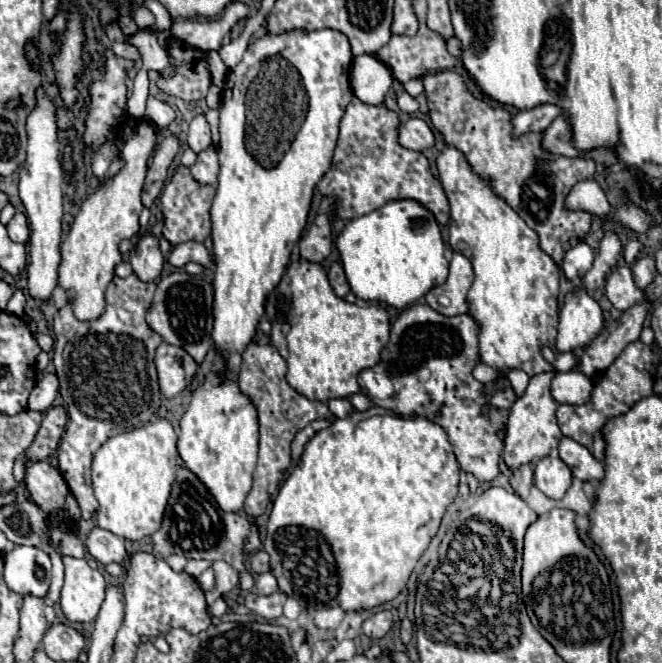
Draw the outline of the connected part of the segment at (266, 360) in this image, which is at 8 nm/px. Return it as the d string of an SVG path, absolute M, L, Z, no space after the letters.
M250 343L242 353L242 367L240 367L240 389L248 395L248 399L258 407L258 421L260 421L260 453L254 471L254 483L246 497L244 509L250 517L262 515L270 497L278 491L280 481L284 479L290 467L290 443L302 427L312 423L314 419L330 419L330 411L322 401L310 401L294 391L286 383L286 361L280 353L268 345Z

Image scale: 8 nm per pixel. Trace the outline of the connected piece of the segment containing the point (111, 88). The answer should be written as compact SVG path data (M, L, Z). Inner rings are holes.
M112 51L106 53L106 75L104 81L94 81L90 87L90 99L92 105L88 107L88 117L86 117L86 131L84 131L84 141L86 145L90 145L94 151L108 139L110 129L114 125L122 123L122 115L126 115L126 71L132 67L134 63L122 57L116 57Z

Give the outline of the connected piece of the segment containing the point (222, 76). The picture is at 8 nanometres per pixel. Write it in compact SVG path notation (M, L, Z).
M208 53L208 63L210 63L210 73L212 73L212 81L216 87L224 87L226 77L228 77L228 67L222 63L218 53Z

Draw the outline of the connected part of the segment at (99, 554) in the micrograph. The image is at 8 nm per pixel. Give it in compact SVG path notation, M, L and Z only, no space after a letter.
M94 527L86 539L86 547L88 547L88 553L104 565L108 565L108 563L124 565L126 563L128 553L124 549L124 539L116 537L114 533L110 533L106 529Z

